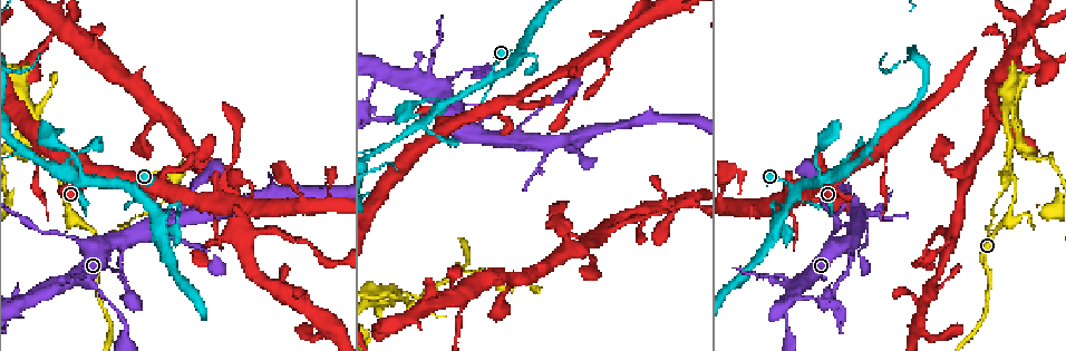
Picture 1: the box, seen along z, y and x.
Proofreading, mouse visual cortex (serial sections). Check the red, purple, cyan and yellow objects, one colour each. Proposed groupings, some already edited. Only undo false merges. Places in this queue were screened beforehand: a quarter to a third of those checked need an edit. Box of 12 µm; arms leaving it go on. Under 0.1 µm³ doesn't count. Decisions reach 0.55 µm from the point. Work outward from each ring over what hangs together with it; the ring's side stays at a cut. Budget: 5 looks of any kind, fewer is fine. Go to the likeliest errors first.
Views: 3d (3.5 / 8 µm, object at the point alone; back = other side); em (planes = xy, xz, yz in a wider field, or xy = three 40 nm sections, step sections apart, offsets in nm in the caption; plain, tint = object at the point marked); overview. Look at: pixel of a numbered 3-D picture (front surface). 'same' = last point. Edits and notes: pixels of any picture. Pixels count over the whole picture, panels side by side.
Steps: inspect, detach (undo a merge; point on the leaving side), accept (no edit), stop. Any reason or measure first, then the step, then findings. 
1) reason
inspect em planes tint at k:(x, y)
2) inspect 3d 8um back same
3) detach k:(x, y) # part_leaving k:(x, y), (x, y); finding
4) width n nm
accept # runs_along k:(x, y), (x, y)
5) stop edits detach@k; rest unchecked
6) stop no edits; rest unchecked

calibre changes
inspect 3d 3.5um at 1:(75, 235)

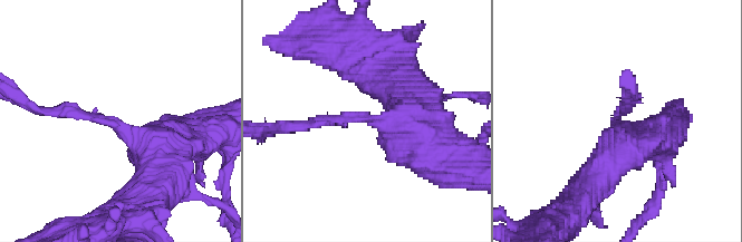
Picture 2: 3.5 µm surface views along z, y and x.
arm_widths 150, 500 nm; shape alone is not enough
inspect em xy step 5 tint at 2:(368, 119)

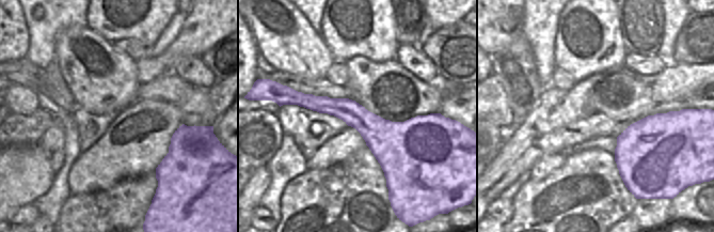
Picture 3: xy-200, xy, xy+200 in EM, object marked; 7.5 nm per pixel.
accept # runs_along 2:(157, 172), (157, 148), (116, 124), (44, 110); one cell here

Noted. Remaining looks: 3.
small branch off a trunk
inspect 3d 8um at 1:(32, 110)

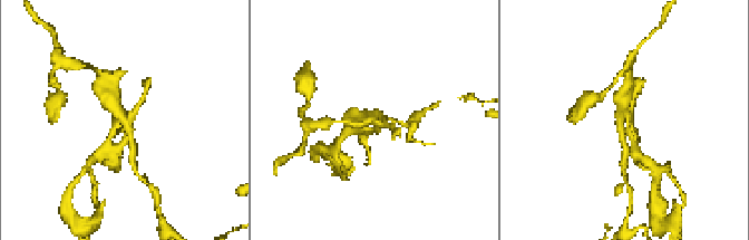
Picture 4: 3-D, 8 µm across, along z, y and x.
inspect em planes tint at 4:(620, 116)

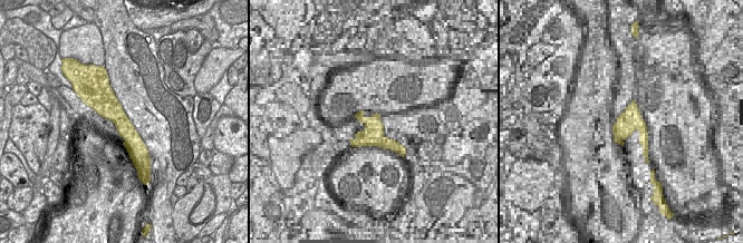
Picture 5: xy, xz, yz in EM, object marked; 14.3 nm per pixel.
detach 4:(634, 135) # two cells meet here

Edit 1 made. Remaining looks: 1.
stop edits detach@4; rest unchecked

